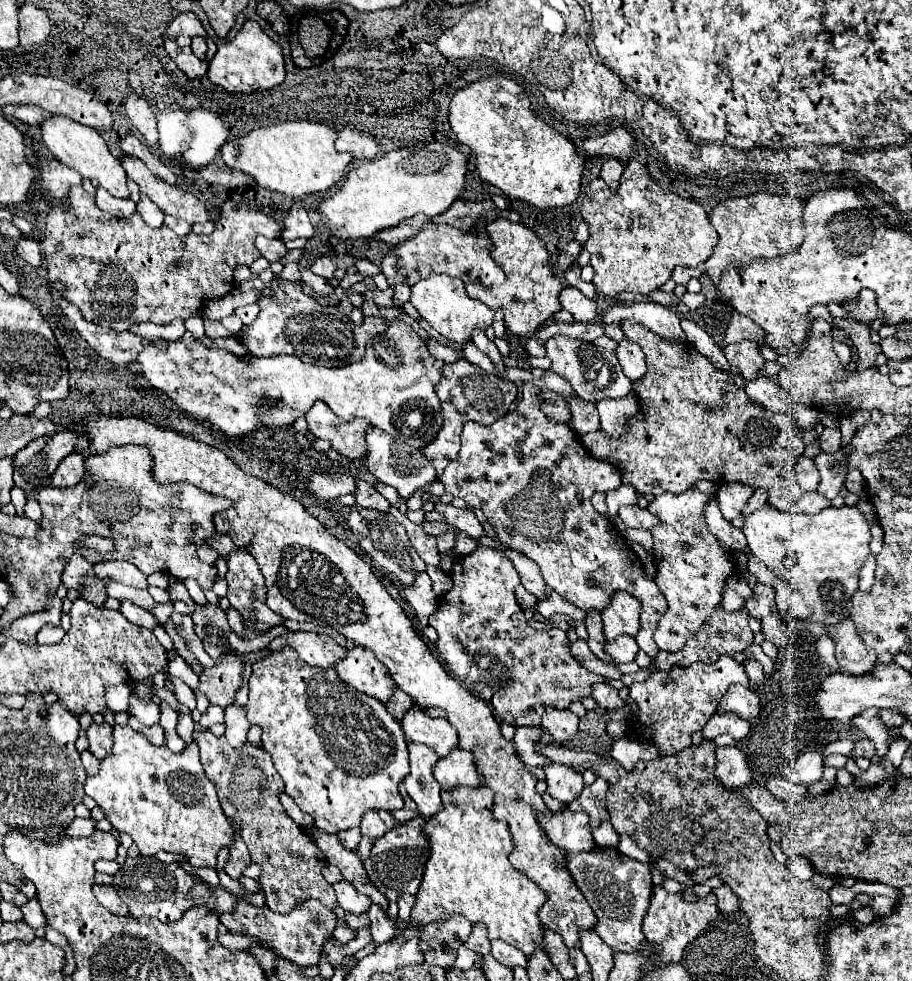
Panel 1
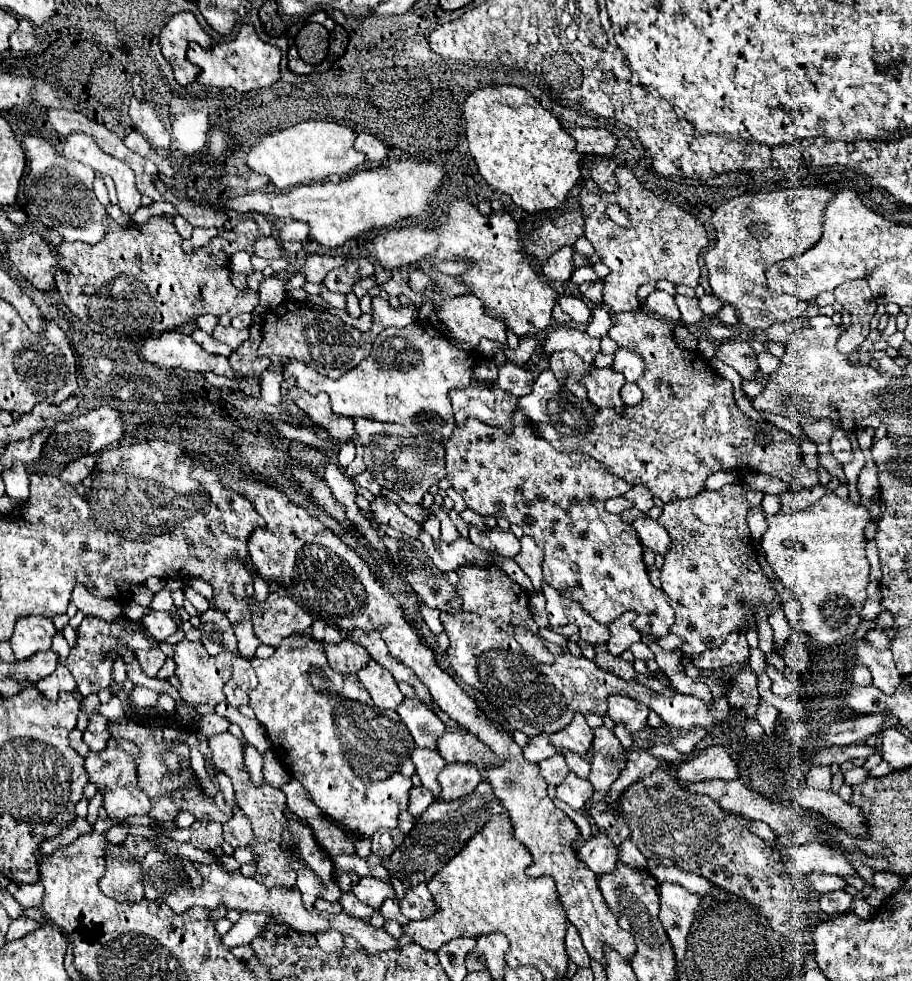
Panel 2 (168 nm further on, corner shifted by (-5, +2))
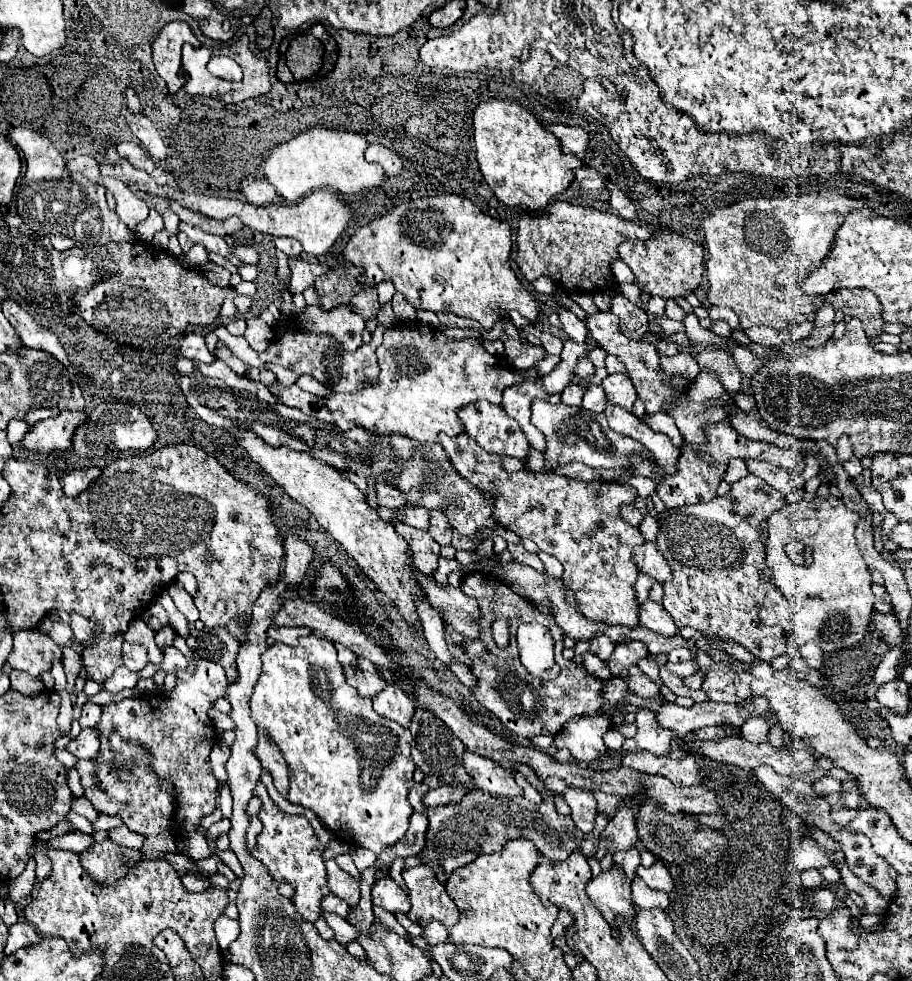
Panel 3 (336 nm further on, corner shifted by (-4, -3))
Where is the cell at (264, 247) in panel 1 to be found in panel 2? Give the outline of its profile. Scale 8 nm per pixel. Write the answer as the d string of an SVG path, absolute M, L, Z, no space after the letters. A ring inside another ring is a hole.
M263 237L263 239L255 241L253 251L257 257L263 257L263 259L279 259L285 253L275 237Z

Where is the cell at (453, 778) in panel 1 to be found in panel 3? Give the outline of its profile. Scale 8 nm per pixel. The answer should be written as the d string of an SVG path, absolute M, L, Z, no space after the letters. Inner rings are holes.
M442 784L424 796L424 804L426 806L444 806L448 802L460 802L464 798L464 794L466 794L466 790L462 790L462 786Z

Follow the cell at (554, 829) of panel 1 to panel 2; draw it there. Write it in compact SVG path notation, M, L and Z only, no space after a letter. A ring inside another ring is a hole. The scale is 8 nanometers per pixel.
M599 831L599 835L591 837L589 841L579 839L575 849L579 853L579 861L587 865L587 869L591 869L595 875L605 875L615 871L615 865L619 861L617 847L603 831Z

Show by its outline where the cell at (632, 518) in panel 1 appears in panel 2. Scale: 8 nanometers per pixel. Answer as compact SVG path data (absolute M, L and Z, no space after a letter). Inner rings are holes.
M637 519L633 521L633 527L643 547L651 549L655 555L665 555L669 551L669 535L655 519Z

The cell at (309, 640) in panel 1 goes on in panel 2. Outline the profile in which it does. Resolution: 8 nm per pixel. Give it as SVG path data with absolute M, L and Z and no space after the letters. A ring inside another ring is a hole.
M341 641L339 645L327 645L323 643L327 659L331 669L339 673L357 673L369 663L369 653L361 645L355 645L353 641Z

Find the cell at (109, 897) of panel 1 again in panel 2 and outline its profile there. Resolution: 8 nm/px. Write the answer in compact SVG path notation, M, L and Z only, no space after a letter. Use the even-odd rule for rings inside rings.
M107 845L105 855L117 855L109 857L105 861L105 875L99 879L99 889L103 895L115 899L115 901L141 901L143 899L143 867L141 863L133 863L131 853L125 849L125 845Z

